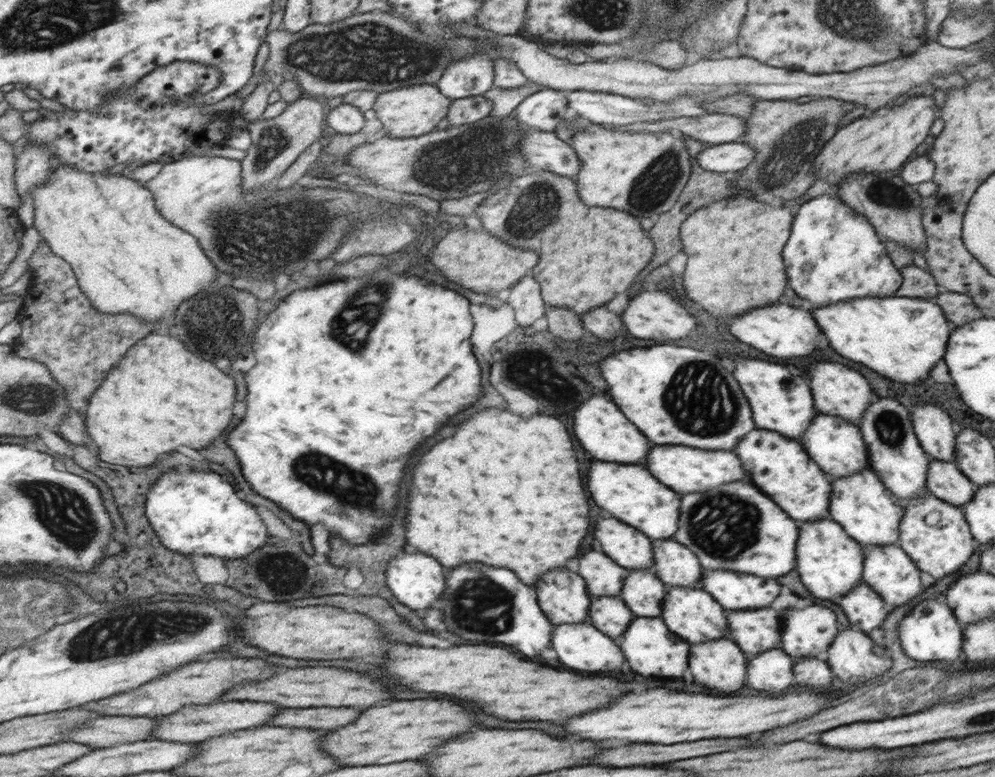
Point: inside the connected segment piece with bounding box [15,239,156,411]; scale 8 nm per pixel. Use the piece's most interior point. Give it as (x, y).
(57, 331)

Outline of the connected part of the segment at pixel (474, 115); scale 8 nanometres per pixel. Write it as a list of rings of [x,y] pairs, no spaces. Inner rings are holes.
[[[483,95],[472,96],[463,99],[456,99],[450,106],[448,124],[462,126],[474,124],[490,115],[494,104]]]

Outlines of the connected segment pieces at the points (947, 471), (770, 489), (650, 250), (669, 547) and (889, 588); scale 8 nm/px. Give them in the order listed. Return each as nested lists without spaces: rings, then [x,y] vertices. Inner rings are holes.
[[[934,459],[927,473],[927,491],[948,504],[963,508],[971,502],[979,488],[956,463]]]
[[[756,428],[746,435],[734,450],[738,452],[746,474],[754,474],[754,484],[760,484],[758,488],[762,488],[764,494],[795,521],[830,518],[829,507],[834,486],[828,475],[811,460],[810,454],[799,440],[772,429]]]
[[[532,169],[522,176],[512,178],[506,187],[484,199],[476,208],[475,215],[480,218],[483,230],[502,242],[524,250],[535,250],[539,261],[531,274],[542,287],[541,295],[545,304],[569,308],[579,316],[596,306],[608,304],[612,296],[618,296],[630,288],[654,255],[654,243],[640,228],[639,217],[616,208],[588,208],[580,197],[574,178],[572,181],[566,176],[546,170]]]
[[[672,539],[654,541],[655,566],[650,570],[667,586],[702,588],[703,565],[698,554]]]
[[[890,544],[888,547],[864,546],[863,555],[866,557],[863,564],[863,582],[879,594],[887,606],[890,604],[890,608],[902,606],[926,590],[920,580],[921,570],[918,570],[918,565],[898,544]]]

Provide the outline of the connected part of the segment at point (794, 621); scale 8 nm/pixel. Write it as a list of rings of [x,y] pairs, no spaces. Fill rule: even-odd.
[[[808,606],[803,610],[787,608],[782,612],[782,646],[793,658],[822,658],[838,635],[838,620],[830,608]]]

